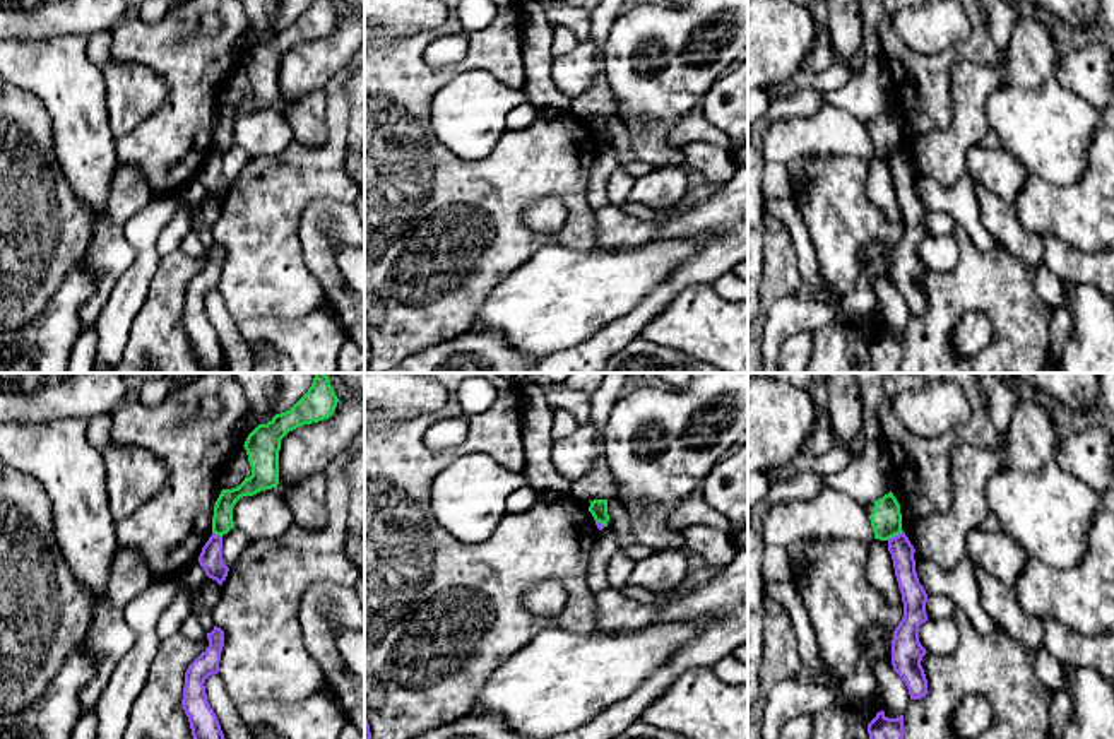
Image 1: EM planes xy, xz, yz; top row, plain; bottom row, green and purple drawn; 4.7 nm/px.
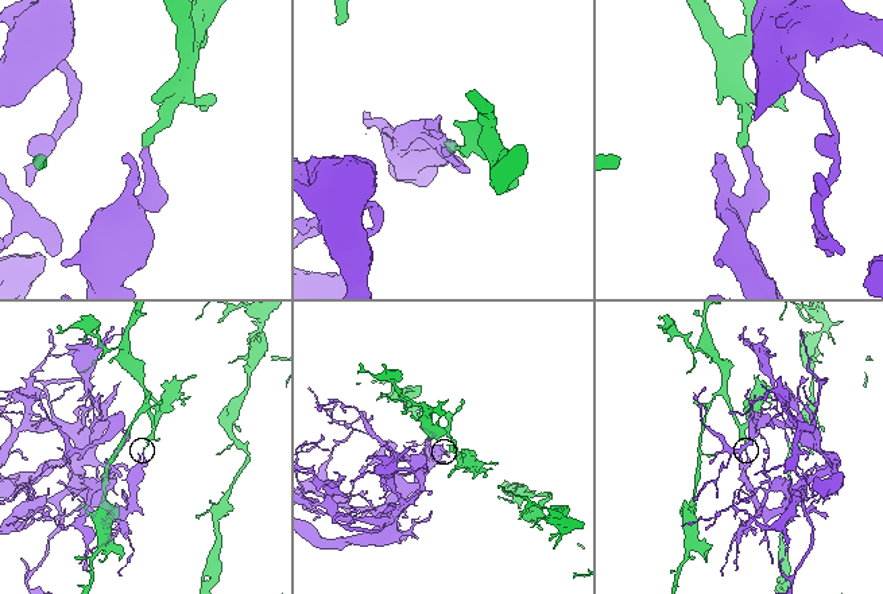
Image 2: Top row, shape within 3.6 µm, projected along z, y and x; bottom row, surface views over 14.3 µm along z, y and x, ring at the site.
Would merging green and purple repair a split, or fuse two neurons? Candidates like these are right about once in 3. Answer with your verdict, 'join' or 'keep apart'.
keep apart

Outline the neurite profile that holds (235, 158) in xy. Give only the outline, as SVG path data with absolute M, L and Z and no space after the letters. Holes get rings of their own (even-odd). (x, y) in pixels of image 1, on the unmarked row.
M231 145L228 151L224 151L222 152L224 181L231 185L248 161L250 161L250 156L240 145Z

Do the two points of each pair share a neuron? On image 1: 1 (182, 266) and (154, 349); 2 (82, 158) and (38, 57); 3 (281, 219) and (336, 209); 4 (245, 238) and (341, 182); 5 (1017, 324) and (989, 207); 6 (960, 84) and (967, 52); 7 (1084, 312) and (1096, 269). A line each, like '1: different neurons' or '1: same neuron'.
1: same neuron
2: same neuron
3: different neurons
4: same neuron
5: different neurons
6: different neurons
7: different neurons

